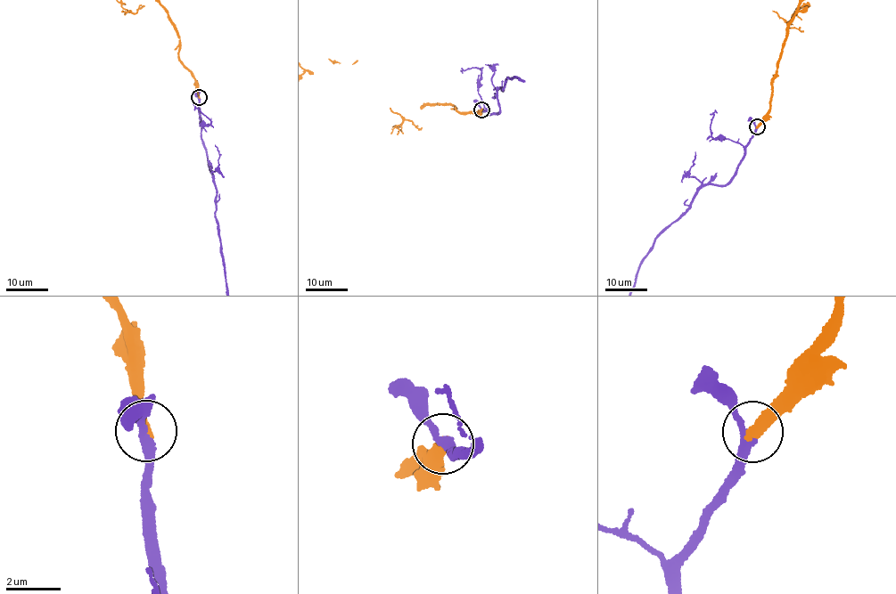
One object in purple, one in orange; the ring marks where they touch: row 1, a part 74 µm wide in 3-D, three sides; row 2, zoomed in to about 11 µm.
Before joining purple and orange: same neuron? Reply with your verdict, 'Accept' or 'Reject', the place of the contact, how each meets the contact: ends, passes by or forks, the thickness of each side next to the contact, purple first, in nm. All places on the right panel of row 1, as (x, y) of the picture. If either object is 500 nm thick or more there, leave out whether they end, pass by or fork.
Accept. Place: (757, 126). At the ring purple passes by. At the ring orange ends. Thickness 280 nm (purple) against 360 nm

